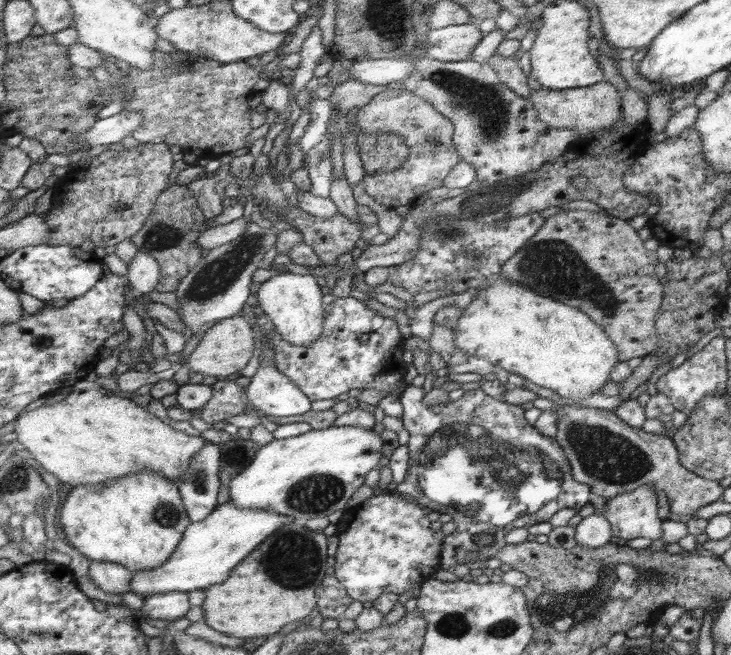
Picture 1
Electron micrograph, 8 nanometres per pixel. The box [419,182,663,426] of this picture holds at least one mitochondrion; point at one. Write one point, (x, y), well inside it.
(554, 265)

